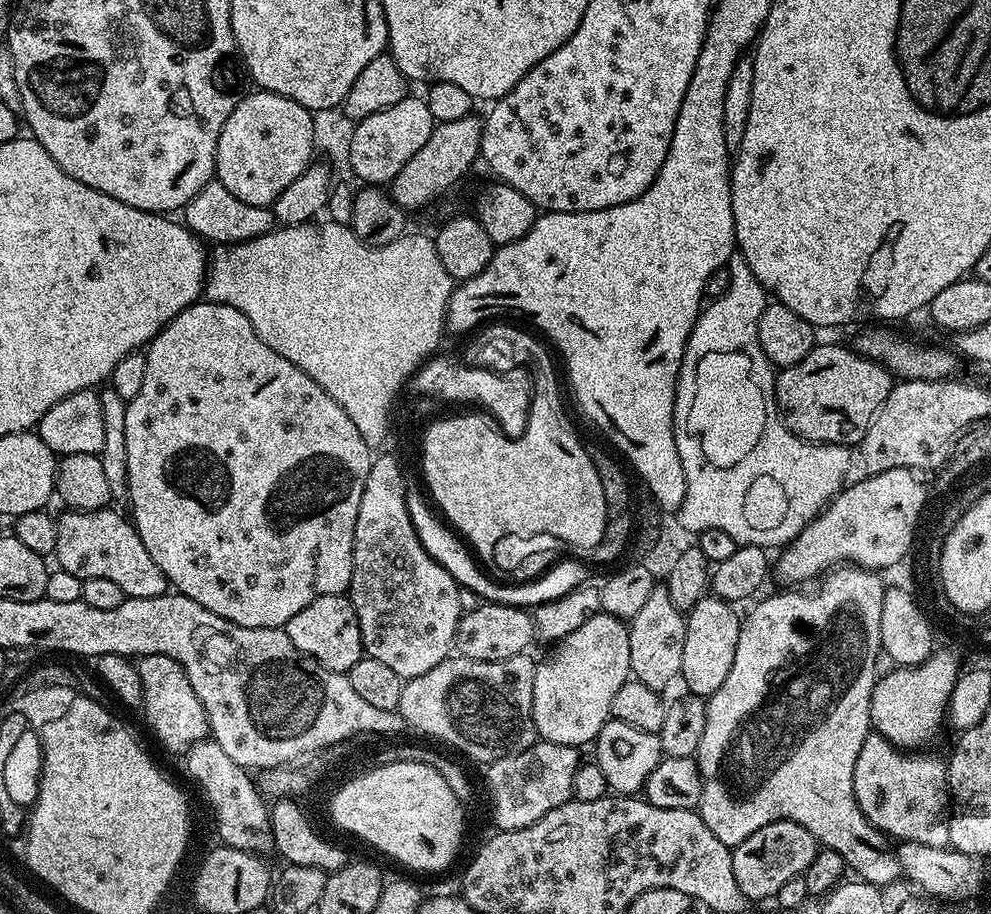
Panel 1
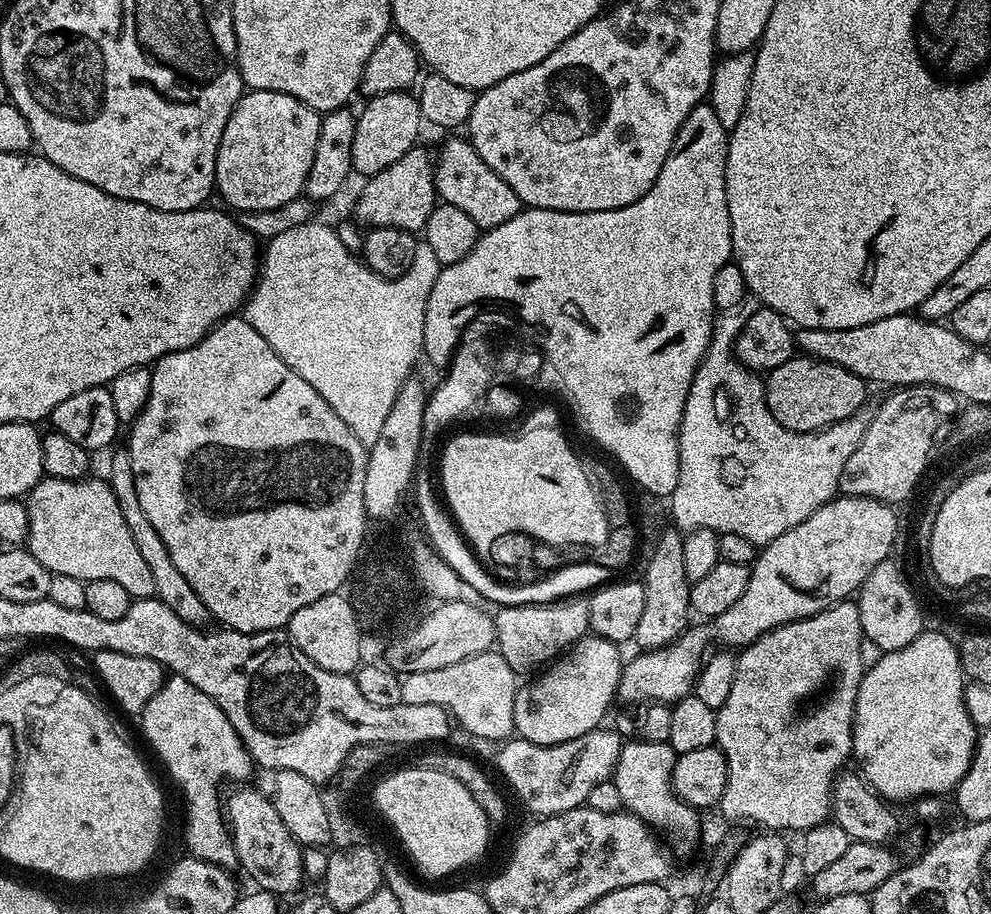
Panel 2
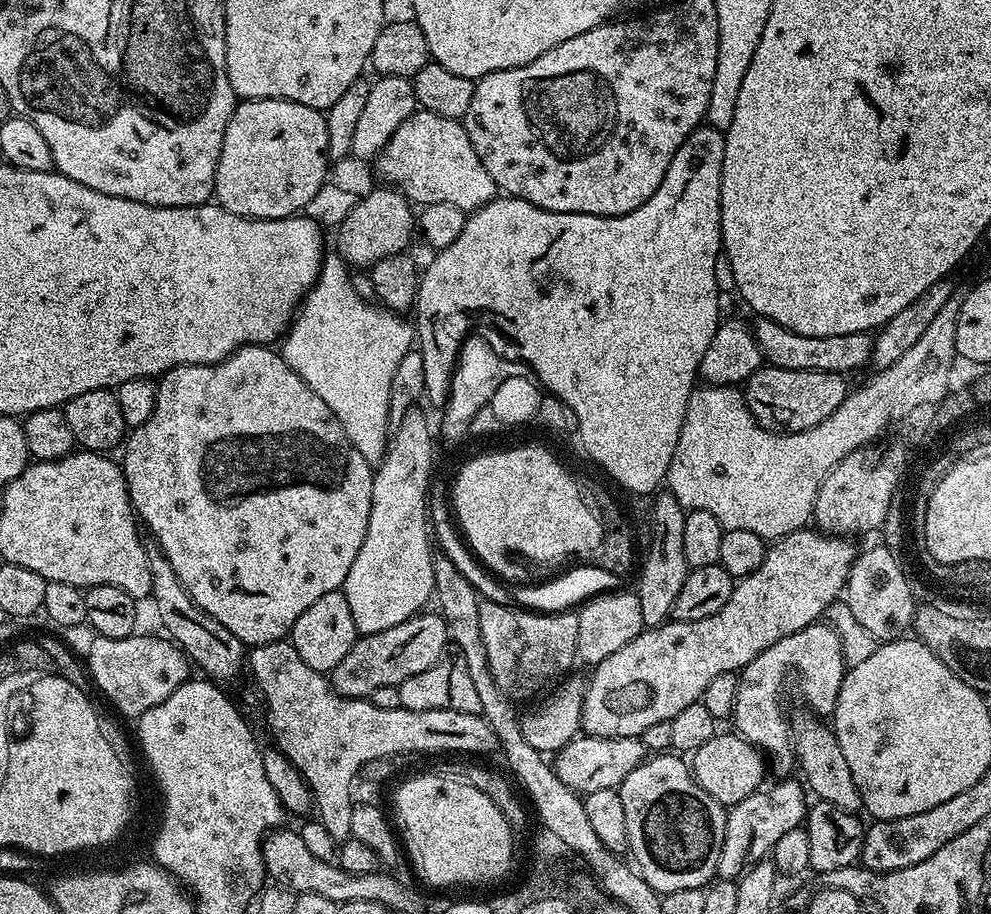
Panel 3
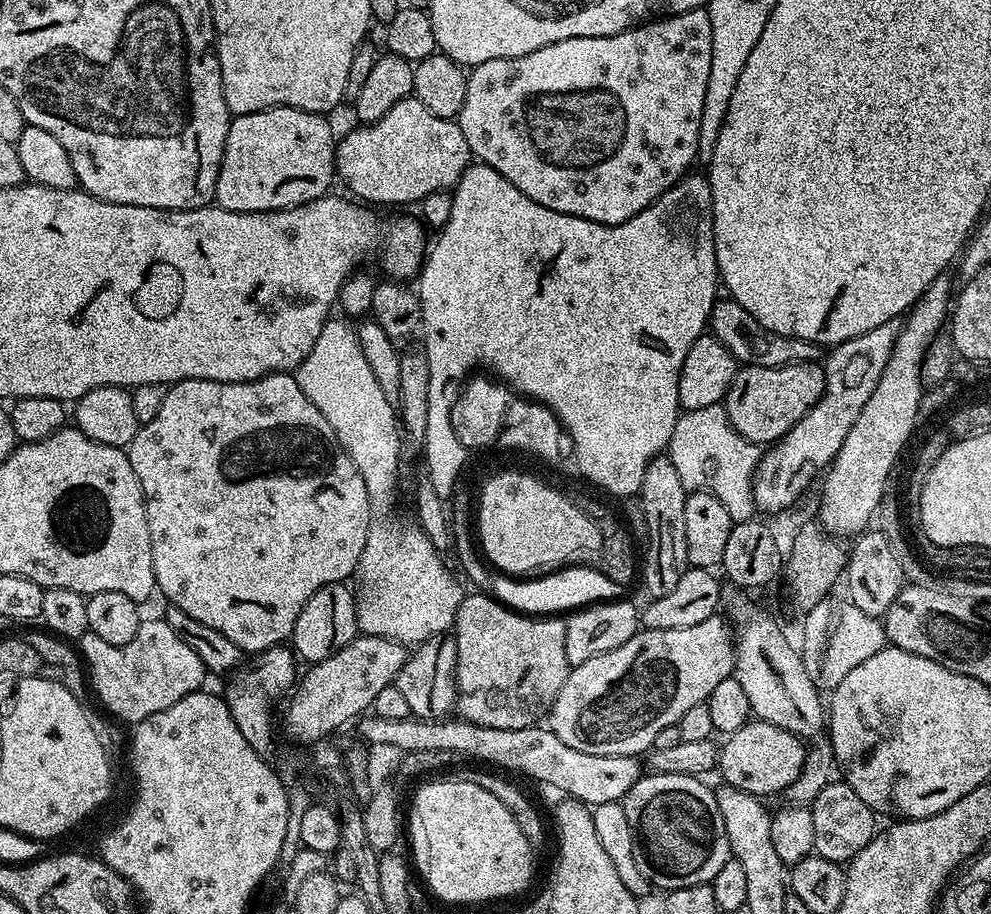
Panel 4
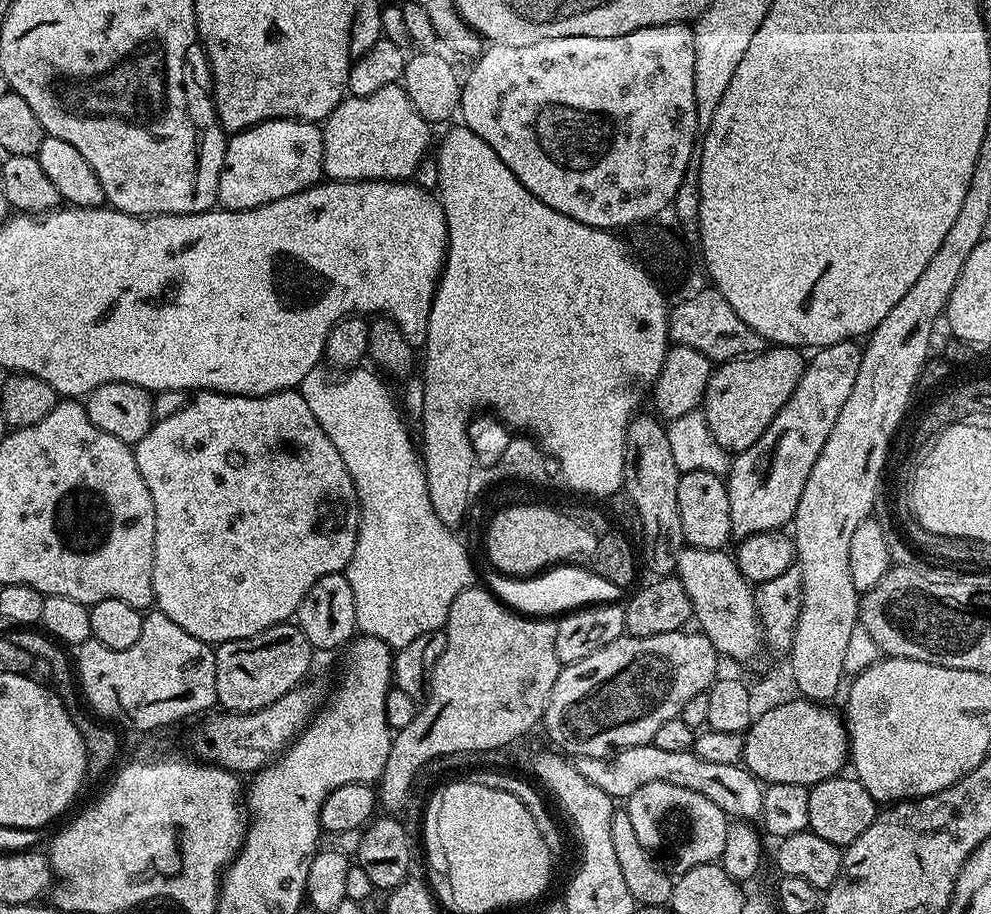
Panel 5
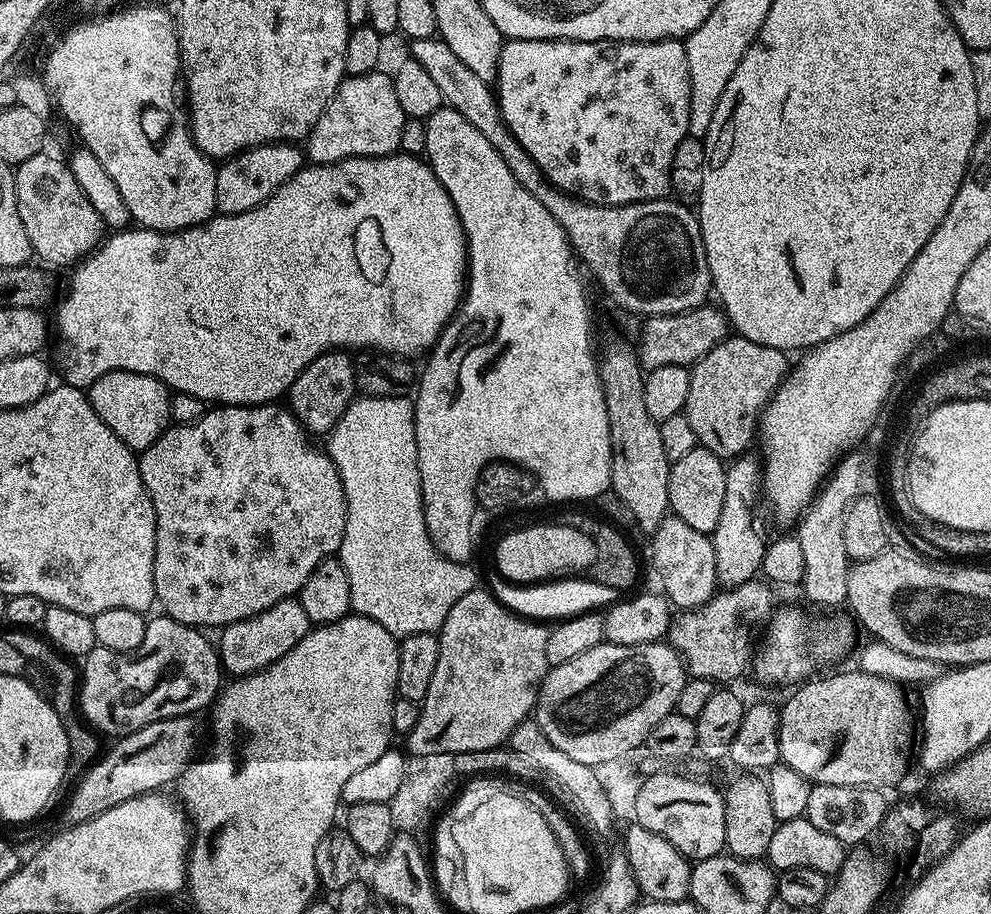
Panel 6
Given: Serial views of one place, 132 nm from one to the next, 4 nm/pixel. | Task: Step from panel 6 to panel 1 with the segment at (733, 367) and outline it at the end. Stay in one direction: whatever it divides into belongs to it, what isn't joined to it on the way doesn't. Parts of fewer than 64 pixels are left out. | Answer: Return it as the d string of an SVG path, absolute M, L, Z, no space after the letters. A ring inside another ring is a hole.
M817 343L802 362L775 373L776 411L784 425L803 440L811 440L813 444L859 445L874 414L878 414L890 394L894 383L892 373L884 365L875 364L848 348Z

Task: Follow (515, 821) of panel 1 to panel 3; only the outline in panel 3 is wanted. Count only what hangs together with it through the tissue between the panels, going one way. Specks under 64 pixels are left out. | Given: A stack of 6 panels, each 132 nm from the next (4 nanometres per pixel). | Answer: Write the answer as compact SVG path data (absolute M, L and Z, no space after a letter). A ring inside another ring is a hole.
M577 735L575 740L560 749L554 756L554 769L558 778L579 794L594 790L619 789L621 782L646 759L646 749L639 736L589 736Z

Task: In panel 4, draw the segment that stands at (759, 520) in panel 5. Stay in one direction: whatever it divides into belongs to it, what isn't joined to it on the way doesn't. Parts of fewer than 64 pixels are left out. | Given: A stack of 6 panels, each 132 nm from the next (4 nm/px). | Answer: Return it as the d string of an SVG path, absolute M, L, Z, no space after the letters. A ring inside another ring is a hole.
M899 319L882 322L882 326L874 326L874 330L866 330L866 334L858 334L858 338L850 338L829 351L832 353L828 361L826 356L822 364L822 396L782 439L761 455L756 473L752 476L752 497L761 513L780 512L790 507L811 486L812 479L816 475L819 477L832 463L842 449L846 434L850 433L854 422L858 422L862 406L866 406L870 394L874 394L874 386L878 386L882 370L886 370L900 326Z

